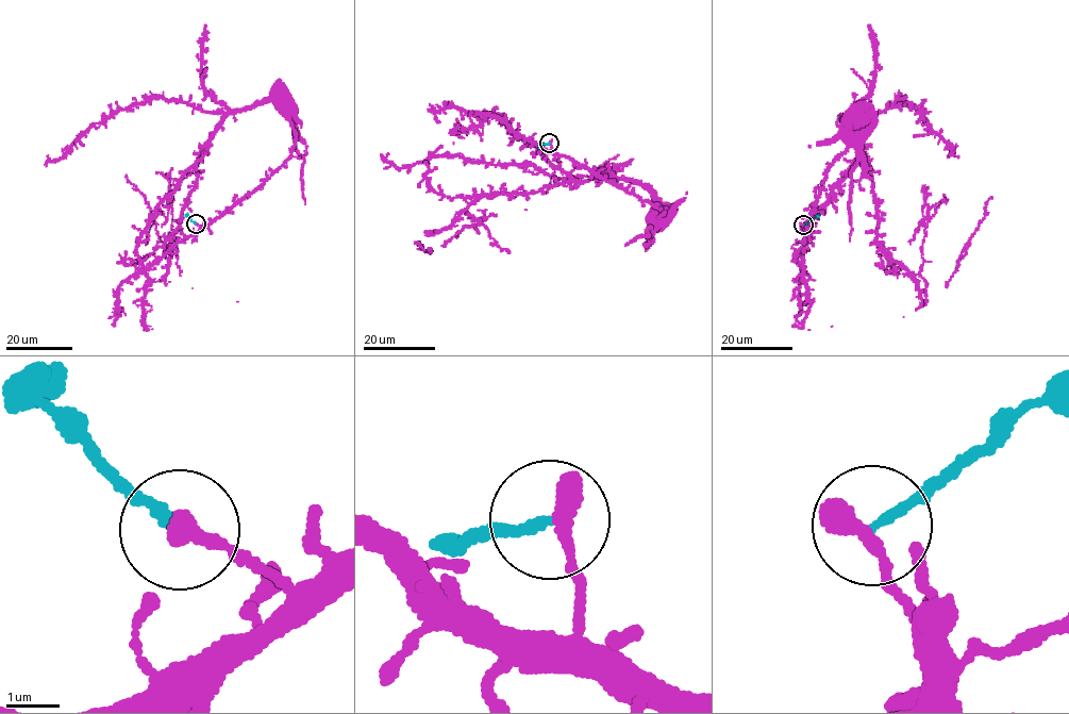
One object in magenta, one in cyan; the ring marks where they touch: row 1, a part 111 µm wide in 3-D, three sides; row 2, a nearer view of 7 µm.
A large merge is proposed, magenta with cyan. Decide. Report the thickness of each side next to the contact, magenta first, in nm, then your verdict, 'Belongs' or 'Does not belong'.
Thickness 400 nm (magenta) against 170 nm. Does not belong

